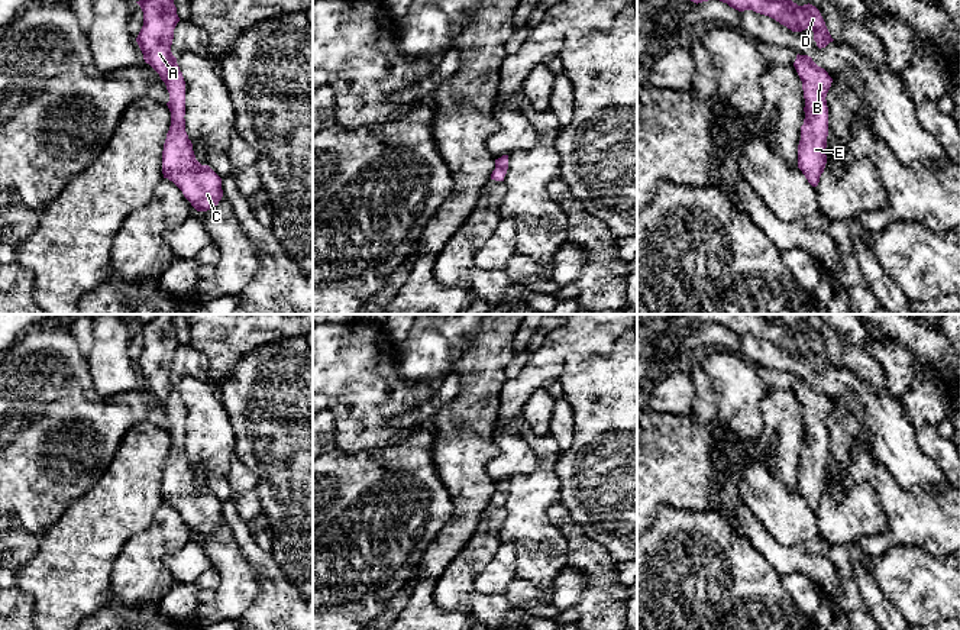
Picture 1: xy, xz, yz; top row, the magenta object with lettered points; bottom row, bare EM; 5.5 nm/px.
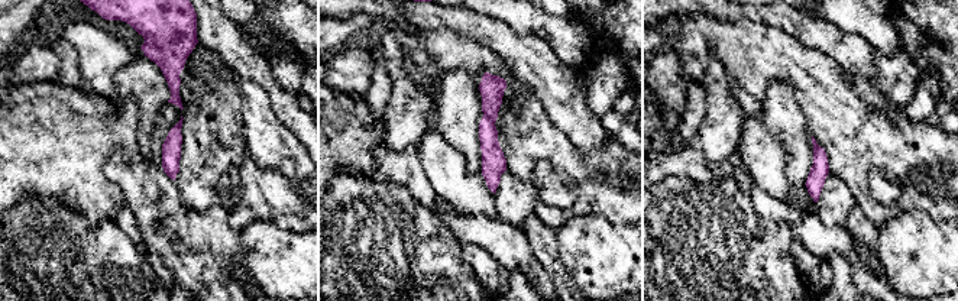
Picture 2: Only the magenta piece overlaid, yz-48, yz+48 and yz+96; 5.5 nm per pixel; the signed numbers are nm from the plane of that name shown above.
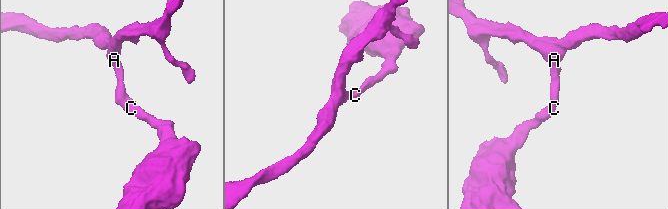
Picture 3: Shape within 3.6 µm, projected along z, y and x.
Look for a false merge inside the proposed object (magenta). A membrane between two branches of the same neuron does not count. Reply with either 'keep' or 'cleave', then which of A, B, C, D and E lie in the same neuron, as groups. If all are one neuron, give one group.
keep; A B C D E

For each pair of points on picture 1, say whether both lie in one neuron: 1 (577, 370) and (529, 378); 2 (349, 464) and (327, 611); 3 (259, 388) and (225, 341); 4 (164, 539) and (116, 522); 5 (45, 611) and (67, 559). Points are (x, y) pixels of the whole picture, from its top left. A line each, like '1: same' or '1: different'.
1: different
2: same
3: different
4: different
5: same

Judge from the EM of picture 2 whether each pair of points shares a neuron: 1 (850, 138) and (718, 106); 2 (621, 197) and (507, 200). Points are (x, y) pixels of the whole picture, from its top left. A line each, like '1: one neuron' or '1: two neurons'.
1: two neurons
2: two neurons

